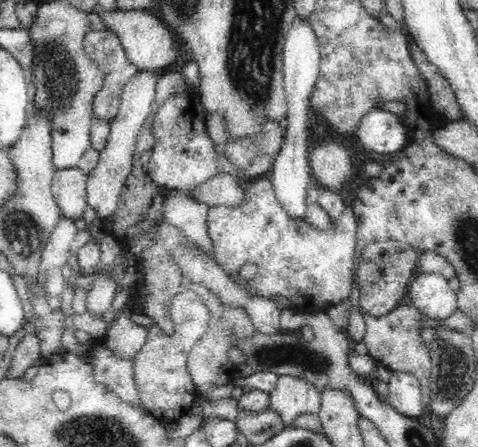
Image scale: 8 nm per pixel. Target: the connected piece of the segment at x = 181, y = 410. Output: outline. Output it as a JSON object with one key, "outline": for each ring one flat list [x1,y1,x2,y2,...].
{"outline":[[180,292,172,298,170,314,176,324,176,334,166,336,156,324,148,324,146,344,136,354,134,360,134,382,140,392,144,408,162,422,178,422,182,416,188,416,194,402,200,398,194,390,194,382,188,376,188,356,194,344,204,336,210,322,210,310,200,300,198,294]]}

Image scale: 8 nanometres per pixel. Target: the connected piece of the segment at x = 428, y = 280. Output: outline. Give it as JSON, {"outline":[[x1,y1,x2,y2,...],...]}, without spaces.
{"outline":[[420,272,408,286,408,296,412,306,430,320,442,324,458,308,458,292,452,290,450,280,436,272]]}

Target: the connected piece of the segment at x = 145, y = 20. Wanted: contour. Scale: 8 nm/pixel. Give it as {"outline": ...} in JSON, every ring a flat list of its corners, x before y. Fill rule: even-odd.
{"outline":[[98,6,94,12,100,14,106,20,110,32,120,38,128,62,134,64,140,72,158,72,176,60,180,44,172,38,172,30,168,26,164,28,162,22,156,16,152,16,146,6,142,6,140,10,118,10,118,14,104,14,104,10]]}

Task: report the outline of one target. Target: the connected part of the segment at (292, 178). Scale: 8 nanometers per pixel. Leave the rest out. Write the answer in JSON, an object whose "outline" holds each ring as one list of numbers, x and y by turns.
{"outline":[[300,16,294,20,286,42,284,42,284,82,286,82,286,102,288,102,288,124,286,134,280,152,276,154,276,162,270,170,270,180,276,190,276,198,286,210,286,216,290,220,302,220,306,222,308,214,308,190,314,182,314,174,310,170,308,150,310,150,310,96,320,76,320,44,318,36,310,24,310,20,302,20]]}

